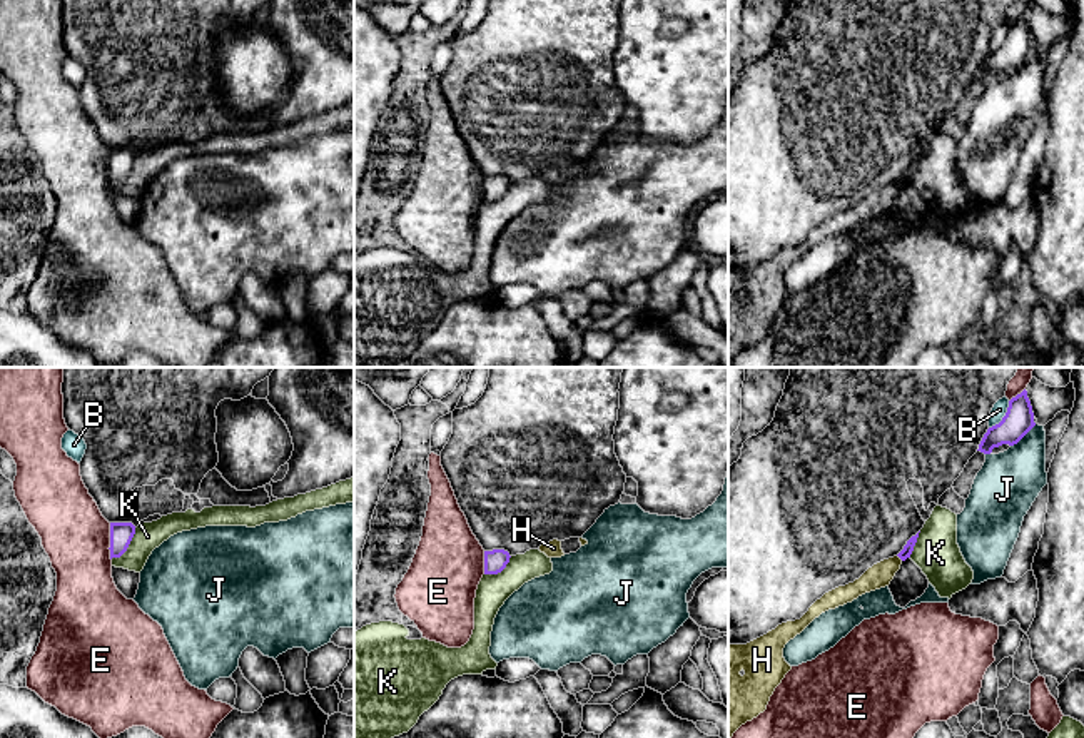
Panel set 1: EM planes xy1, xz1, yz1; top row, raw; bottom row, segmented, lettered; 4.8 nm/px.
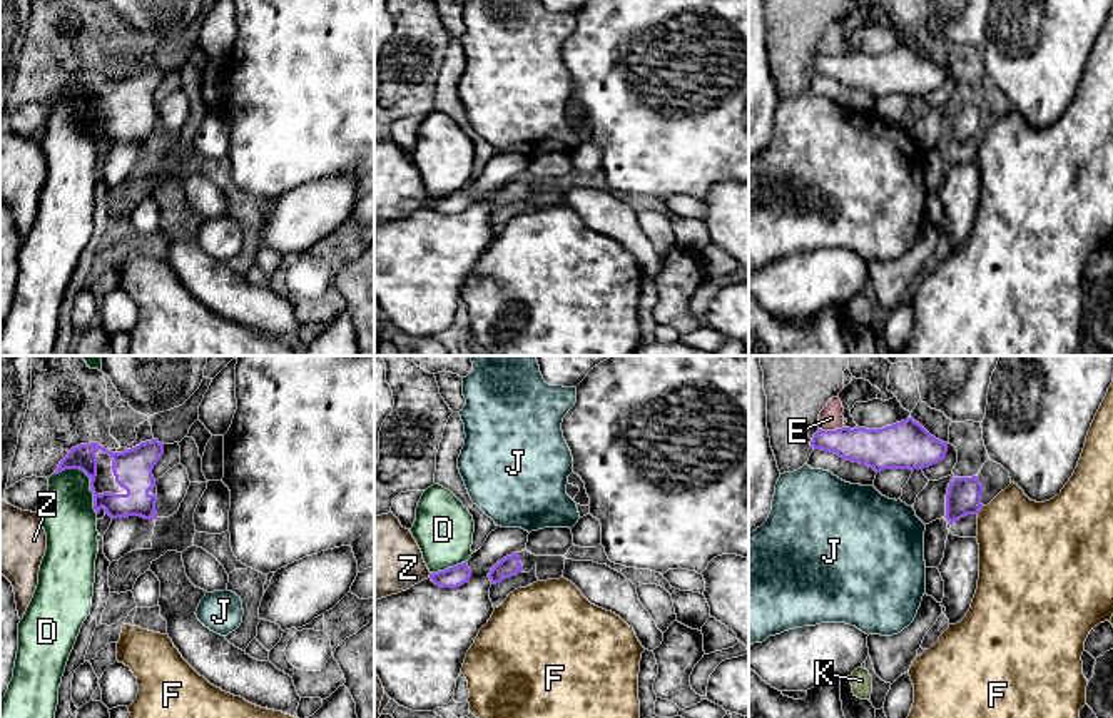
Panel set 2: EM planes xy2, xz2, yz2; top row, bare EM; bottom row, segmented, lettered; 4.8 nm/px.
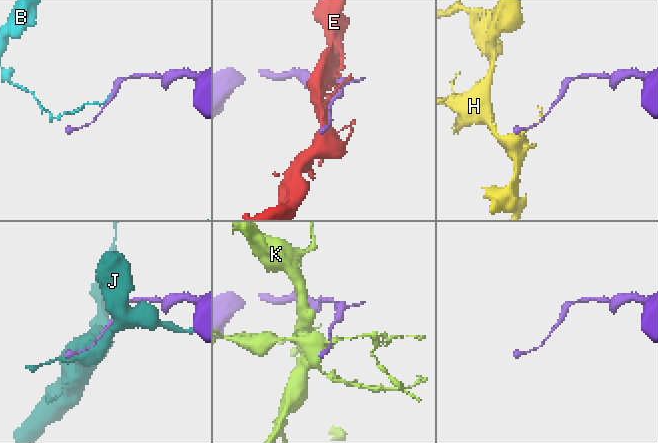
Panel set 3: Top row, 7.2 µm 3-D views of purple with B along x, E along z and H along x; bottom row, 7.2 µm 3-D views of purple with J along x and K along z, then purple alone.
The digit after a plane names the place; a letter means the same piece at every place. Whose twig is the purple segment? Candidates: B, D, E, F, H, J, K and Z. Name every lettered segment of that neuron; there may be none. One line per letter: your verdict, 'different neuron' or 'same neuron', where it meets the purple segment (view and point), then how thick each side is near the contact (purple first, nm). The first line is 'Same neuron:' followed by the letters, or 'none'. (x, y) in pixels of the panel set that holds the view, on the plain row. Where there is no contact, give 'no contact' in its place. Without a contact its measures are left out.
Same neuron: none
B: different neuron; contact yz1 (1004, 42); calibres 140 and 70 nm
D: different neuron; contact xy2 (89, 102); calibres 190 and 260 nm
E: different neuron; contact xy1 (111, 167); calibres 110 and 320 nm
F: different neuron; contact yz2 (980, 136); calibres 170 and 400 nm
H: different neuron; contact yz1 (901, 184); calibres 50 and 120 nm
J: different neuron; contact yz1 (1023, 62); calibres 140 and 300 nm
K: different neuron; contact xy1 (127, 172); calibres 110 and 130 nm
Z: different neuron; contact xz2 (430, 201); calibres 100 and 360 nm

